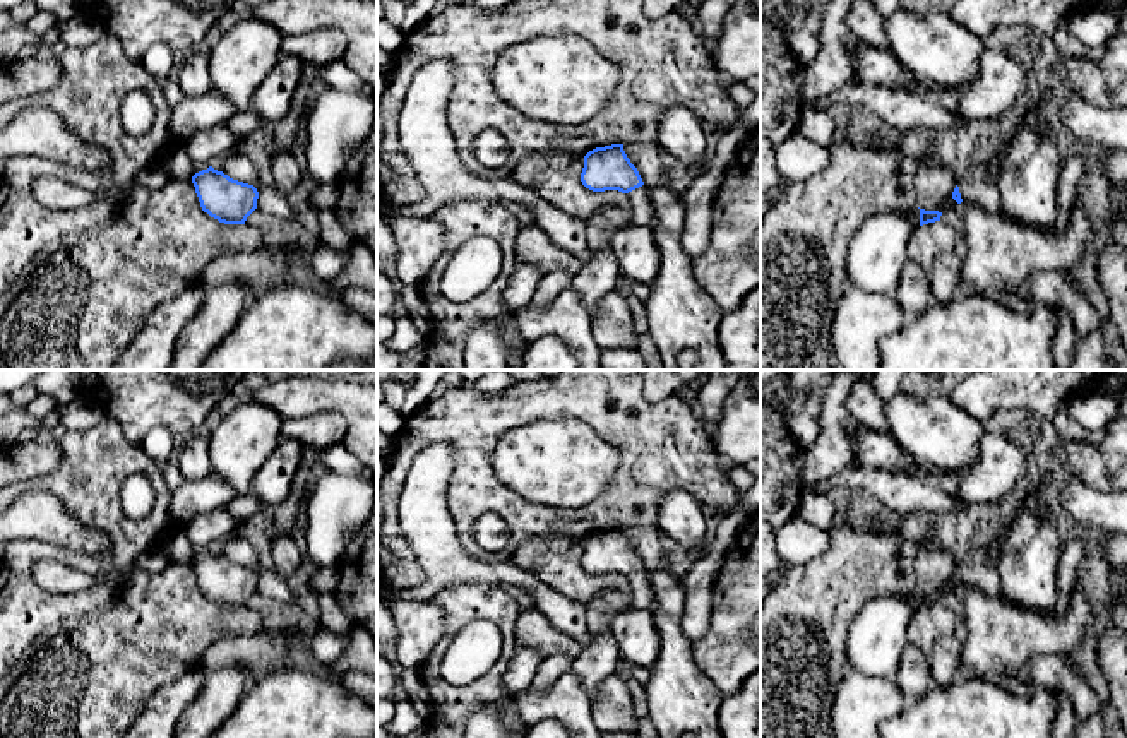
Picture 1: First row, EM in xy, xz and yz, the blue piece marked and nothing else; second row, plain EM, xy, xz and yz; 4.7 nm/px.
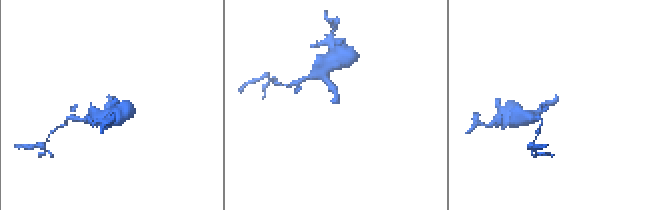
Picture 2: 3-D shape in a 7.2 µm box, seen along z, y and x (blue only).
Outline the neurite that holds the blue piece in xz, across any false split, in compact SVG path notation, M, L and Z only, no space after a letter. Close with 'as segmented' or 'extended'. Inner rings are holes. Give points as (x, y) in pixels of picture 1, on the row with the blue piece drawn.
M623 144L596 147L584 156L581 182L593 192L618 190L630 200L629 224L651 226L654 207L647 188L623 151Z; extended

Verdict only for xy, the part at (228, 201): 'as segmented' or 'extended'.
as segmented

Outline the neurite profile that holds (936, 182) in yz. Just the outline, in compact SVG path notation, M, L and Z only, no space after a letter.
M935 158L923 159L915 176L916 207L939 212L956 207L957 202L952 199L956 185L957 180L945 163Z

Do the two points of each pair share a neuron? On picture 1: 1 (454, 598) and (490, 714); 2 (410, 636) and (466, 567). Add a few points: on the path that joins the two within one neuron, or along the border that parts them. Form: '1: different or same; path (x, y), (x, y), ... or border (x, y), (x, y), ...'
1: different; border (500, 702), (475, 706), (465, 720)
2: different; border (394, 598), (429, 601)

